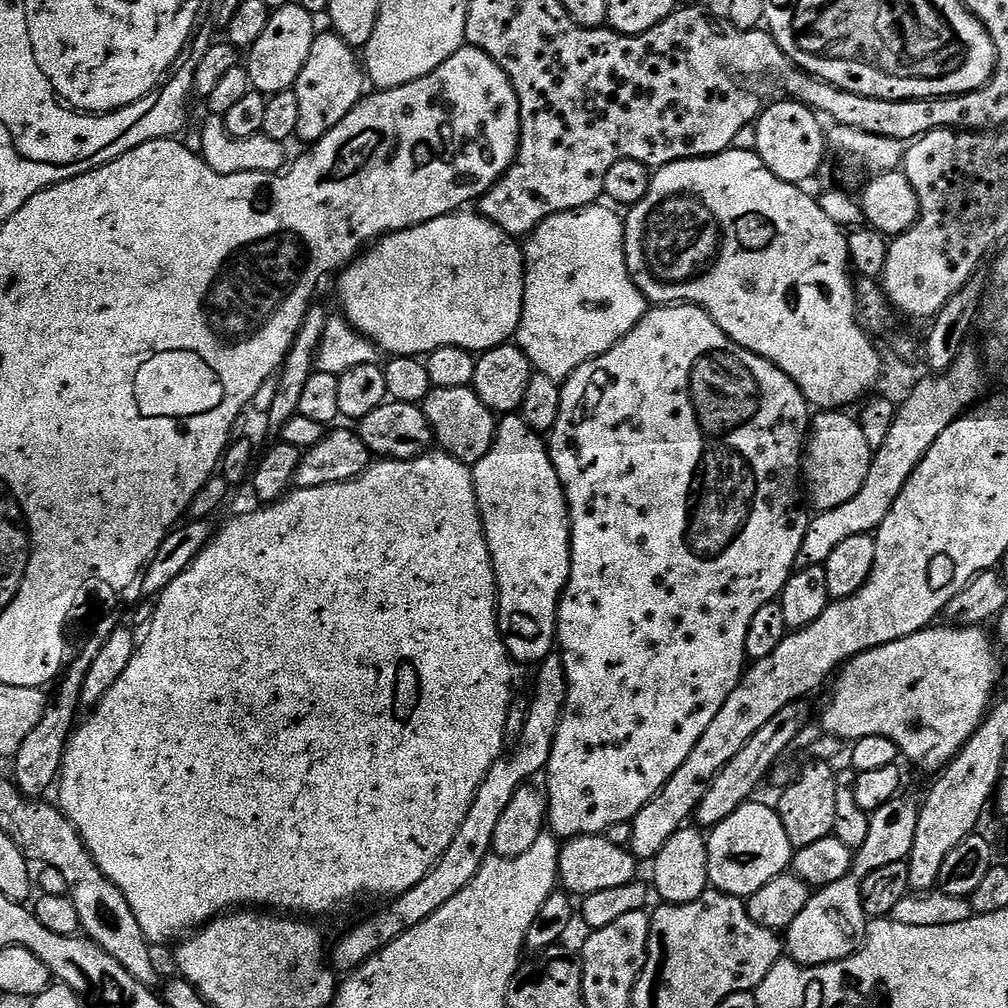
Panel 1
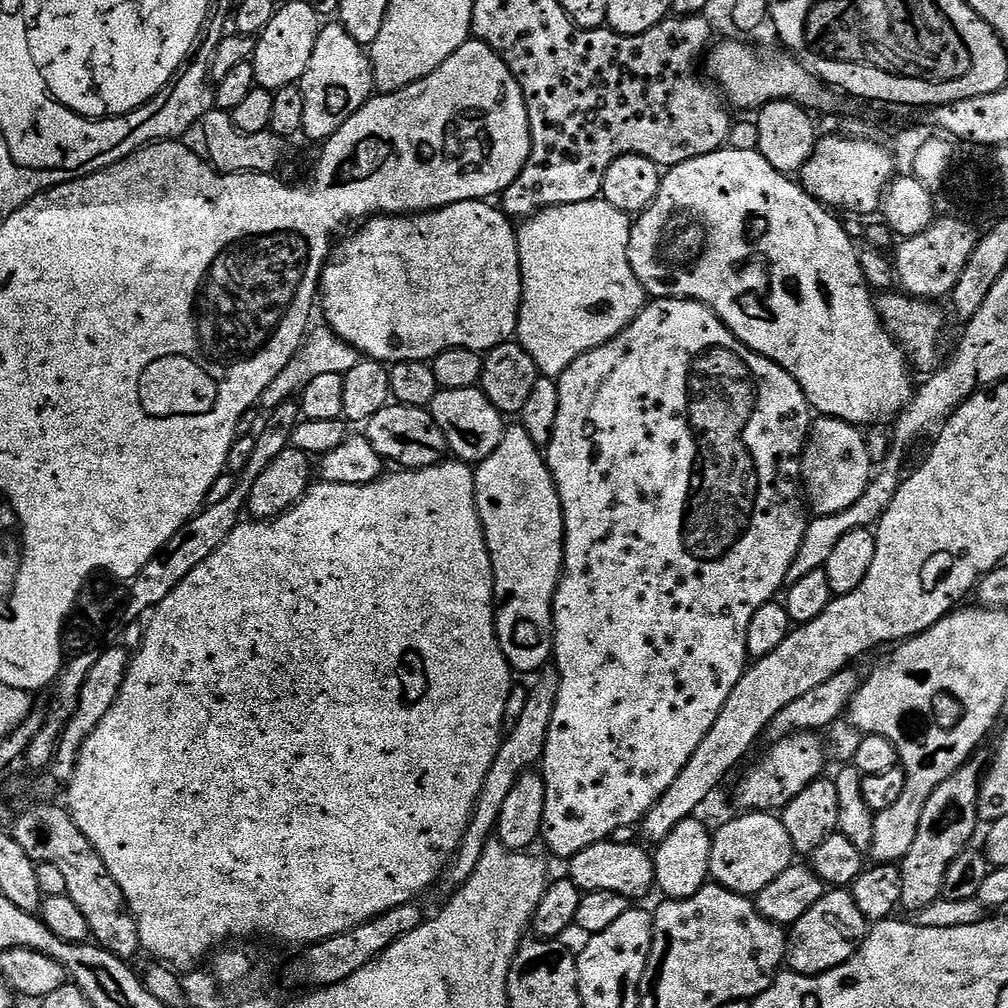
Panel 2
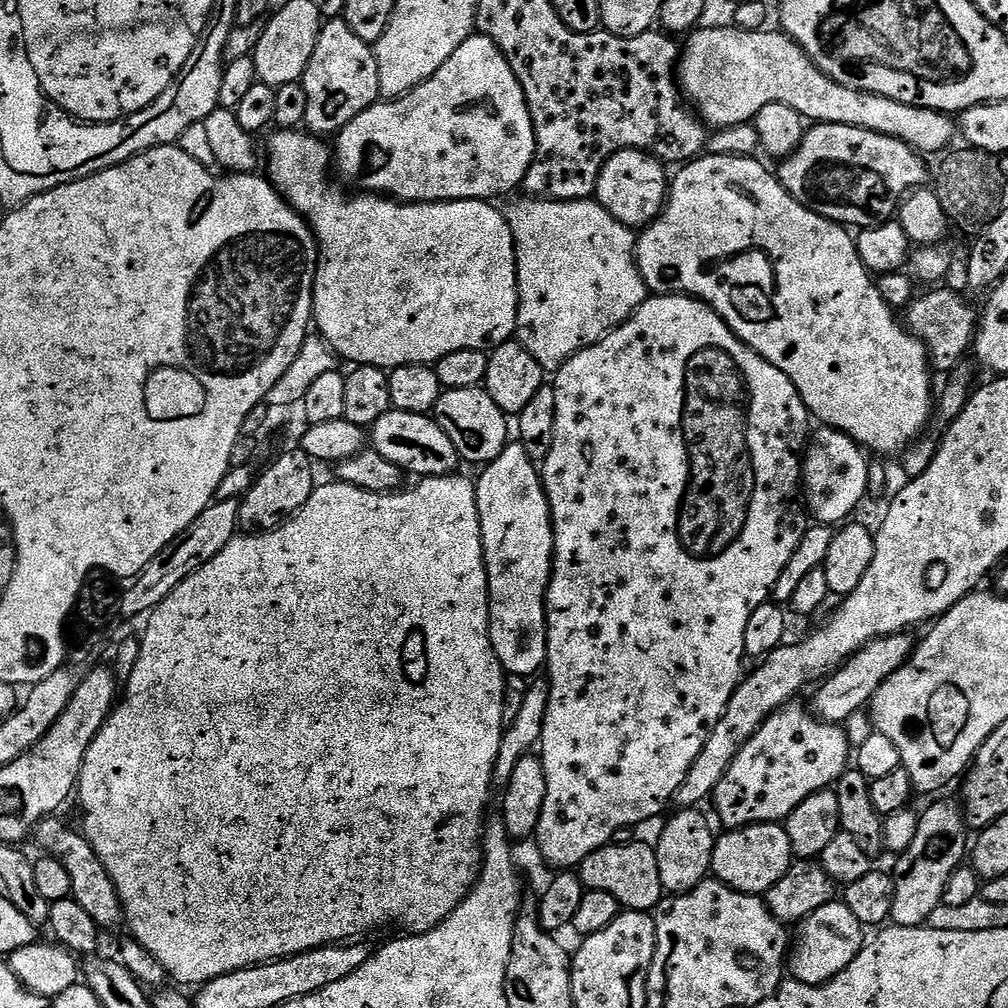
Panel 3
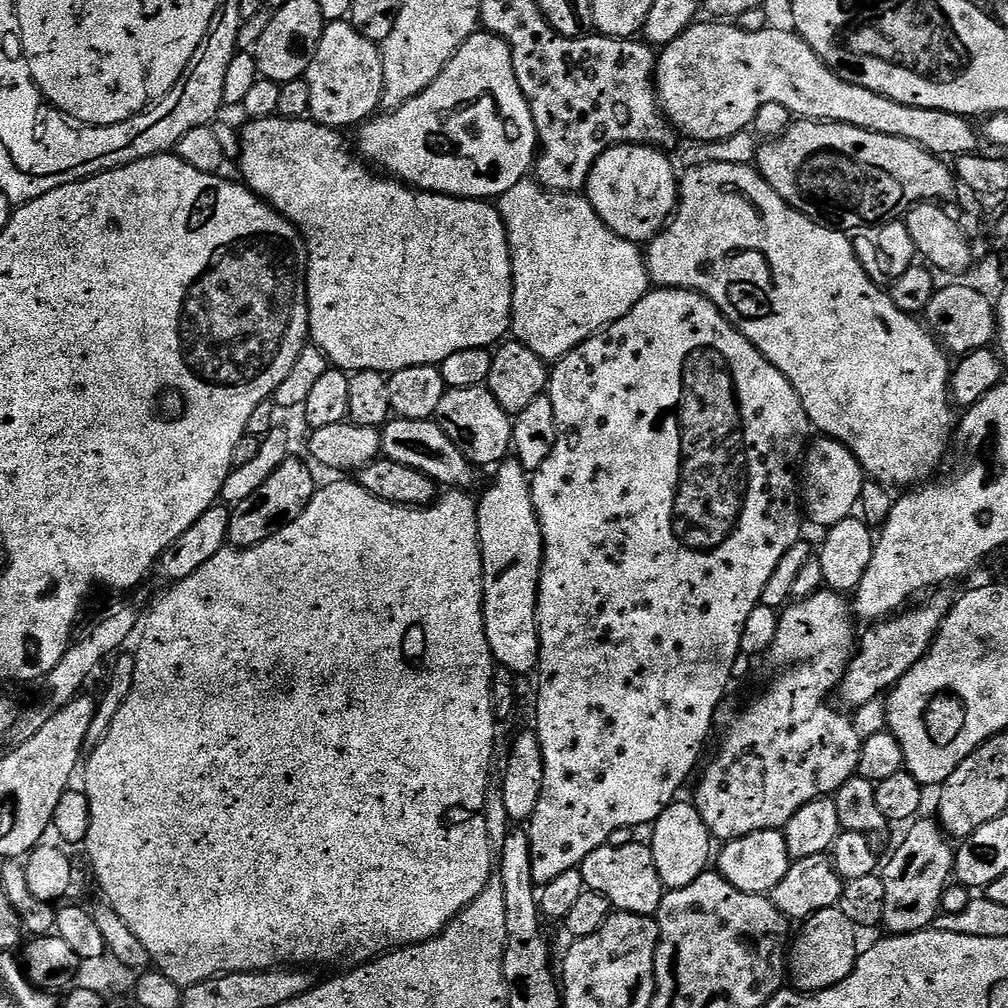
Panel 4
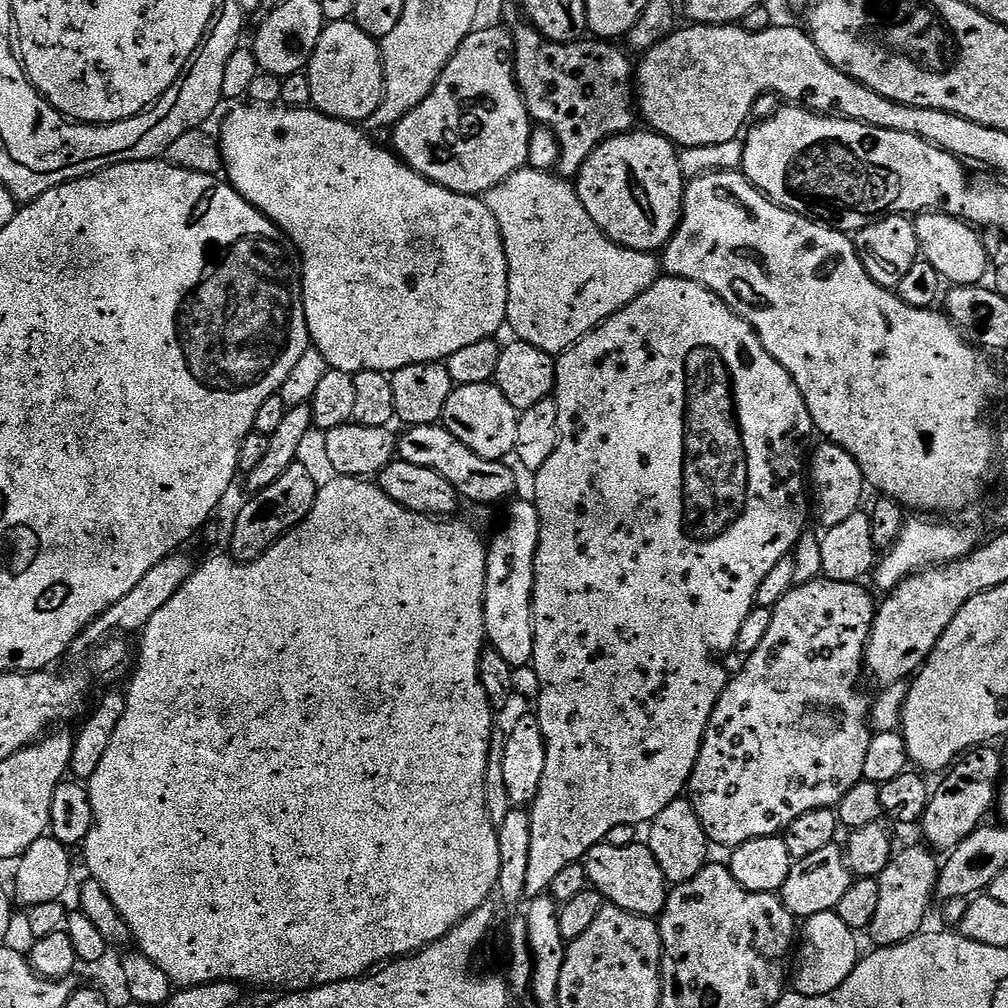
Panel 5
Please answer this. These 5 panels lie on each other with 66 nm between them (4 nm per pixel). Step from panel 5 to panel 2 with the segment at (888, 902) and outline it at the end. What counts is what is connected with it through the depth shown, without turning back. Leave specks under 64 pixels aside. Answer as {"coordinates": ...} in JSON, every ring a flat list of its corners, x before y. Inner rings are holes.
{"coordinates":[[973,758,962,765,930,798,923,801,924,809,920,812,920,821,915,821,914,831,911,833,908,845,910,852,899,862,902,874,902,898,900,908,915,914,930,902,941,899,942,882,946,878,946,866,958,858,965,848,973,843,972,835,978,825,978,794,980,781,986,771,985,761]]}

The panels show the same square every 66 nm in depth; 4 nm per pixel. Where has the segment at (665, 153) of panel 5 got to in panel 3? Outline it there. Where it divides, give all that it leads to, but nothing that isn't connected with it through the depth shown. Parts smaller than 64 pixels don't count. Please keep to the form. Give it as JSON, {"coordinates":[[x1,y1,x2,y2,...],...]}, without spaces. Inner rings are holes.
{"coordinates":[[634,148,615,152,600,171,594,193,595,199,606,211,614,214,618,222,633,230,643,229,664,211,670,187,669,173,666,174,664,171,665,165,647,152,638,152]]}

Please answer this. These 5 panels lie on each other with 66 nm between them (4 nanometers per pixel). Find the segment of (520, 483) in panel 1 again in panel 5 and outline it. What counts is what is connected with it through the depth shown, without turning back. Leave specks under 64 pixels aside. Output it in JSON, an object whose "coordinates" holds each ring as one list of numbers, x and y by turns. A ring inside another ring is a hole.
{"coordinates":[[513,499,504,512,500,529,487,541,486,586,484,587,484,635,487,643,513,670,527,669,534,654,532,595,534,594,534,558,540,537,540,519,531,499]]}

